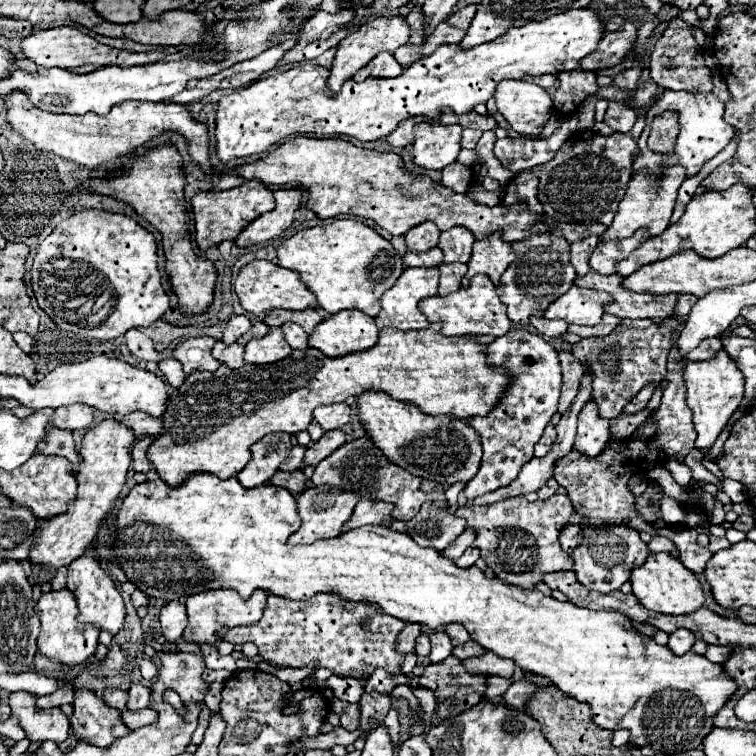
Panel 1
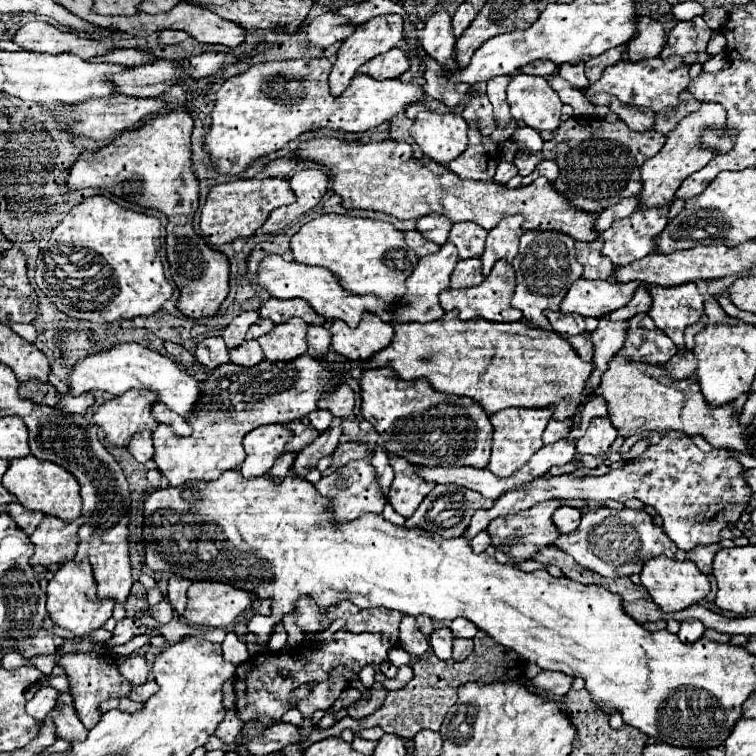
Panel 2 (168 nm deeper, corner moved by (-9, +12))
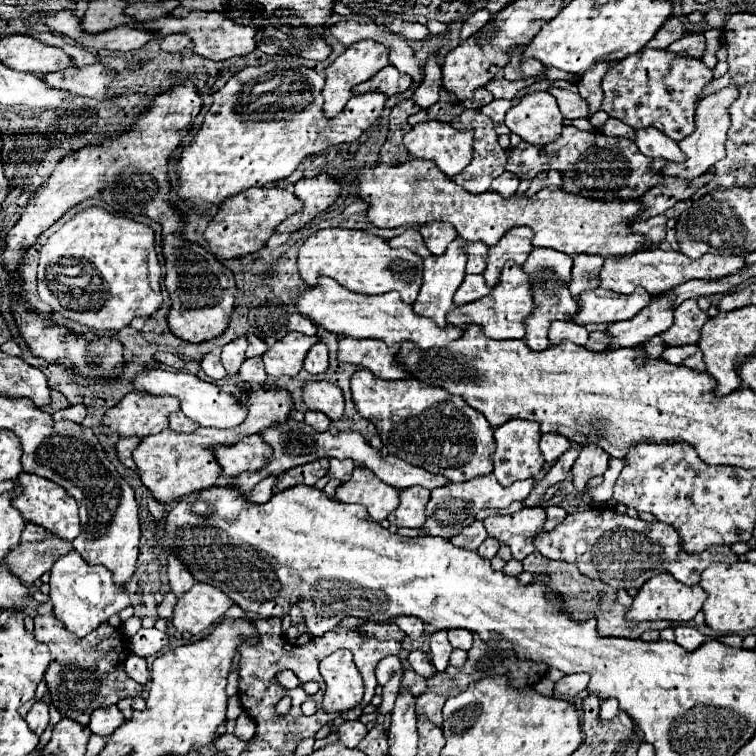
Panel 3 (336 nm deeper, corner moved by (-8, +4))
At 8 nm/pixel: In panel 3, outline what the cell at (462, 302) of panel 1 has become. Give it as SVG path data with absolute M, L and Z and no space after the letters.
M507 262L497 286L491 290L489 296L475 300L473 304L465 304L459 308L453 308L447 314L447 322L453 326L459 324L479 324L485 332L485 336L495 338L495 340L505 340L505 338L523 338L525 336L525 326L523 320L531 312L531 290L529 290L529 278L525 276L523 268L517 266L515 262Z

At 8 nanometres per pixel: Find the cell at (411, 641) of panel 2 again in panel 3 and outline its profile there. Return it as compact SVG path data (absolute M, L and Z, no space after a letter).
M413 650L413 652L409 654L409 664L411 664L413 670L415 670L417 674L421 674L421 676L433 676L433 672L435 672L435 668L433 668L433 664L429 662L427 654L421 652L421 650Z

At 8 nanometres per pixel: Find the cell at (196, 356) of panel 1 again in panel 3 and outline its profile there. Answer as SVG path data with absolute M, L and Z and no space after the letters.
M215 348L215 350L211 350L209 354L205 354L203 360L201 360L203 372L205 372L209 378L213 378L213 380L221 380L221 378L225 378L225 374L227 374L225 368L223 368L223 364L221 364L219 354L221 354L221 348Z

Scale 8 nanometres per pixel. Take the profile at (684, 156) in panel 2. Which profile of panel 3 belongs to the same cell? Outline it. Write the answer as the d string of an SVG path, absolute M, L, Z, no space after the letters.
M727 86L711 96L705 96L695 112L695 130L691 136L687 136L685 140L679 142L679 148L685 152L687 160L681 164L671 164L667 162L665 168L661 170L663 178L675 176L679 180L693 180L699 178L701 174L705 174L717 160L725 158L725 140L727 140L727 130L729 130L729 112L727 106L737 98L737 88L735 86Z

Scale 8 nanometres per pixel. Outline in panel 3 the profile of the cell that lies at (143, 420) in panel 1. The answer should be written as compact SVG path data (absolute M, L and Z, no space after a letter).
M173 412L173 414L169 414L169 428L175 430L175 432L179 432L179 434L191 434L199 426L193 420L189 420L187 416L183 416L181 412Z

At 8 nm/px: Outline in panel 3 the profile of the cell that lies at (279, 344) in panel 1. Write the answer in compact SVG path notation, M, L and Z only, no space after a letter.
M289 332L277 344L273 344L265 354L265 370L271 378L281 376L295 376L303 368L305 354L317 342L313 336L305 336L301 332Z

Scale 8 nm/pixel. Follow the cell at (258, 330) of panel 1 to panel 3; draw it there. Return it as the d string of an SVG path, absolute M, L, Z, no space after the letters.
M249 332L247 340L249 340L247 358L251 358L251 356L261 356L261 354L265 354L265 352L267 352L267 344L265 344L265 342L261 342L253 332Z

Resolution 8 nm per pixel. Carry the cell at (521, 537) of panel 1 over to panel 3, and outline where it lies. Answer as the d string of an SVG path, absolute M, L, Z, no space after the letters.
M545 506L541 508L523 508L515 514L495 514L483 520L487 534L501 544L509 546L515 560L523 560L535 552L535 536L543 532L545 524Z

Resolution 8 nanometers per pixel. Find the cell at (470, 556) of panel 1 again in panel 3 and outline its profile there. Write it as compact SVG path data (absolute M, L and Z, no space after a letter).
M485 538L483 544L477 548L477 554L481 558L489 558L491 560L497 554L497 550L499 550L499 542L495 538Z

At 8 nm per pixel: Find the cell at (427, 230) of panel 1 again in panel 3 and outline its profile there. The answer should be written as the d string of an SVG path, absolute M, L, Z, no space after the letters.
M427 222L427 224L419 226L419 234L423 236L431 254L437 254L437 256L443 254L447 250L449 242L453 242L457 238L455 228L445 222Z

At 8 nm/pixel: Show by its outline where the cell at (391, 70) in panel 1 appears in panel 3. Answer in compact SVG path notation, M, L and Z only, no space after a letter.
M385 66L381 68L381 72L377 72L377 76L369 78L367 82L361 82L353 88L353 94L363 94L363 92L383 92L387 96L393 94L401 94L411 86L411 76L399 72L395 66Z

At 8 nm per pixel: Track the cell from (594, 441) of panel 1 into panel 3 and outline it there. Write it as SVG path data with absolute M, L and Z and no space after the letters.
M587 444L581 448L579 458L575 460L571 474L573 474L573 484L577 488L577 492L585 490L585 484L589 478L593 476L601 476L607 470L607 462L609 462L609 454L601 452L601 448Z

